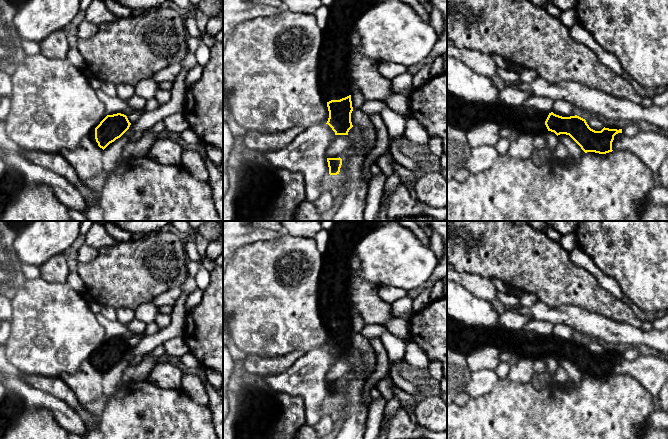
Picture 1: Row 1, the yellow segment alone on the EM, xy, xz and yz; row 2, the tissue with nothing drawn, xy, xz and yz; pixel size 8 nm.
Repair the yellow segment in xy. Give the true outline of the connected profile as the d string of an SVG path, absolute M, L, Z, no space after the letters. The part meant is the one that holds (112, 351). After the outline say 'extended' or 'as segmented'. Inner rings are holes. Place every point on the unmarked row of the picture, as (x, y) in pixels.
M124 338L107 339L88 359L96 369L104 374L110 367L120 362L130 349L131 347Z; extended

